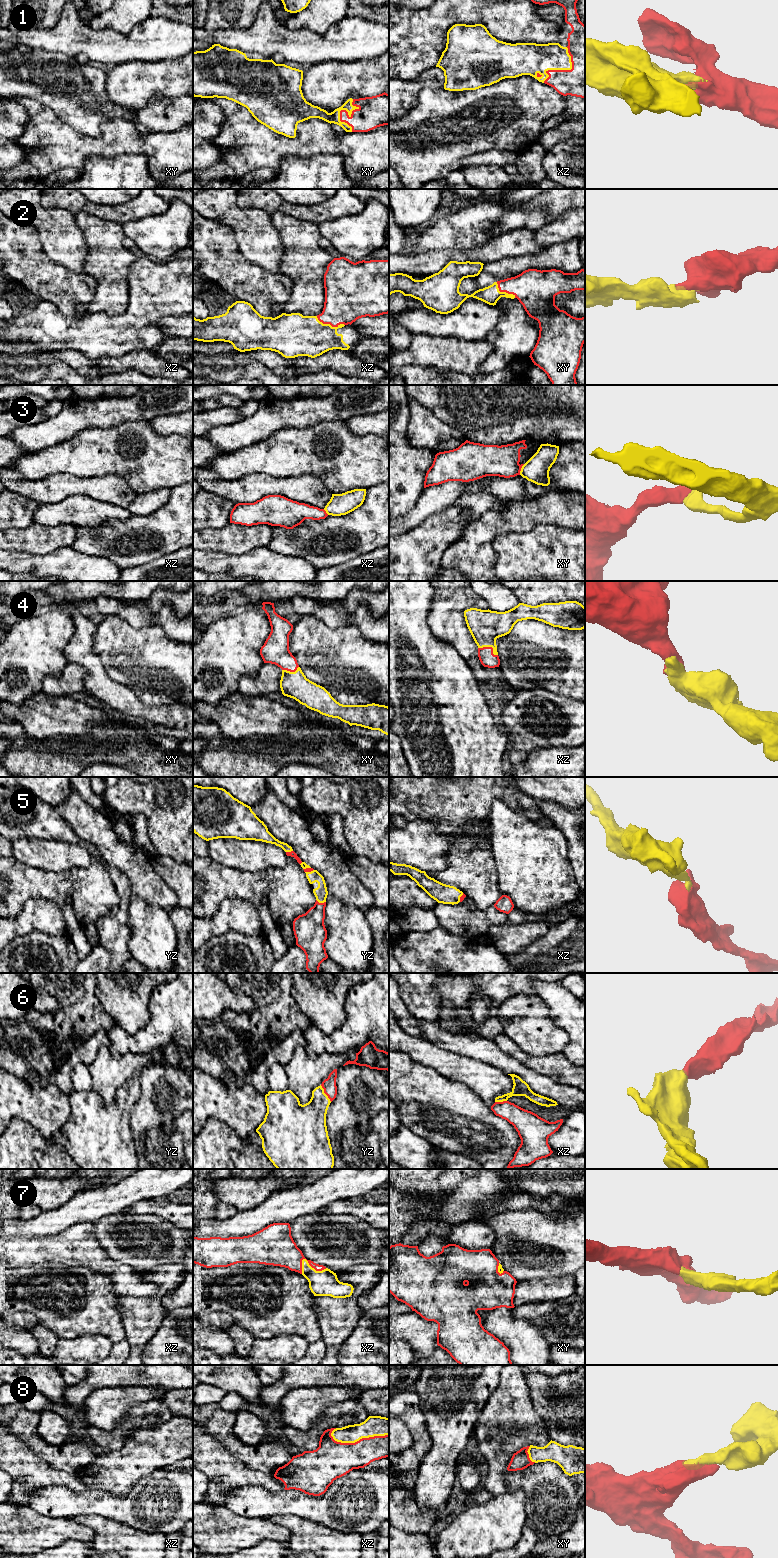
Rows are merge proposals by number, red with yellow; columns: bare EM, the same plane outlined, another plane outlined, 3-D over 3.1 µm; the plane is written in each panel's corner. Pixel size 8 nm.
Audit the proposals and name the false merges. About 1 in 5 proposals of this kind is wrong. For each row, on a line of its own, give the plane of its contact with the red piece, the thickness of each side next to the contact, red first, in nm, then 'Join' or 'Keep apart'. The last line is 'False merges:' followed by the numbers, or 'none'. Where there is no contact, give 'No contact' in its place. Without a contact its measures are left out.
1: Touches red in xy. Thickness 240 nm (red) against 110 nm. Join
2: Touches red in xz. Thickness 360 nm (red) against 320 nm. Join
3: Touches red in xy. Thickness 260 nm (red) against 200 nm. Keep apart
4: Touches red in xz. Thickness 120 nm (red) against 260 nm. Join
5: Touches red in yz. Thickness 260 nm (red) against 100 nm. Join
6: Touches red in yz. Thickness 110 nm (red) against 260 nm. Join
7: Touches red in xz. Thickness 220 nm (red) against 200 nm. Join
8: Touches red in xz. Thickness 300 nm (red) against 160 nm. Join
False merges: 3

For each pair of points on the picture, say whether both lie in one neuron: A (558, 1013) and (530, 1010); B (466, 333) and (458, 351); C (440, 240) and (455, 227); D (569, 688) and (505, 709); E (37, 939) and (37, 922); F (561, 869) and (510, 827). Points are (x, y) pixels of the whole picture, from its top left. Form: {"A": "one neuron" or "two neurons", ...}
{"A": "two neurons", "B": "two neurons", "C": "one neuron", "D": "two neurons", "E": "two neurons", "F": "one neuron"}

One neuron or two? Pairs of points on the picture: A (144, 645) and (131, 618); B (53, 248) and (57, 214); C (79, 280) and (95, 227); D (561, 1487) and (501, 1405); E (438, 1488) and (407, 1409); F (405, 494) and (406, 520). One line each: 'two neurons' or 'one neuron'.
A: two neurons
B: one neuron
C: two neurons
D: one neuron
E: one neuron
F: two neurons

